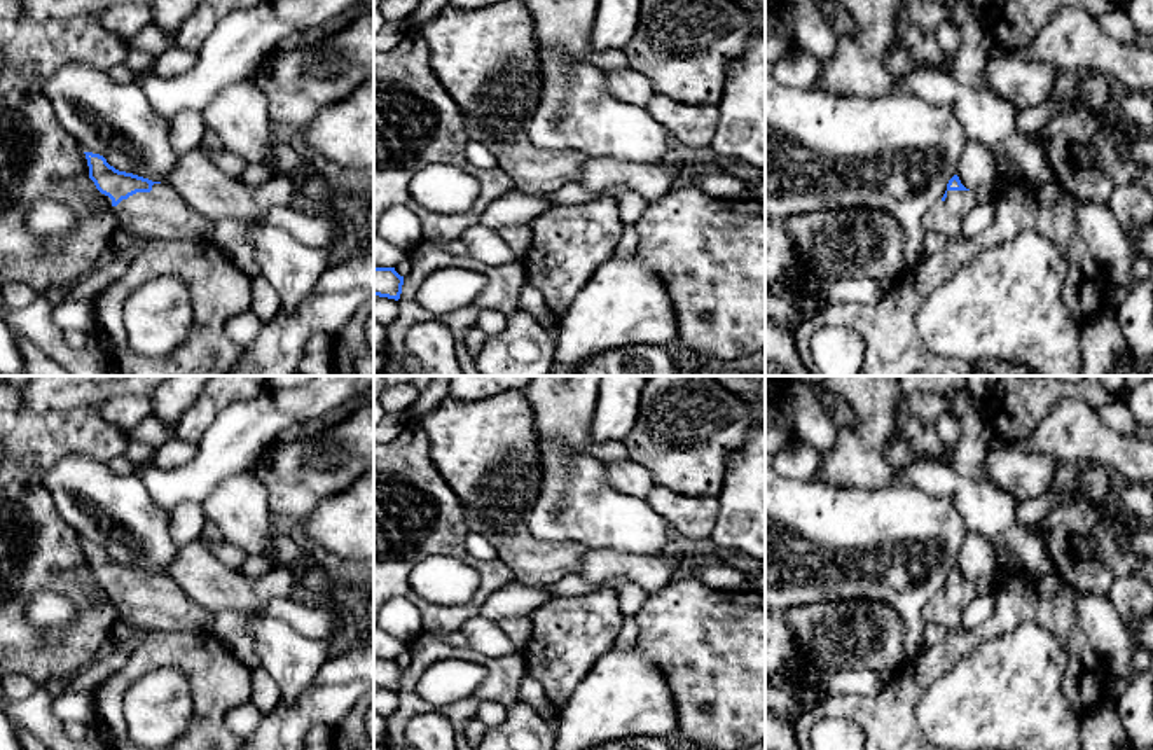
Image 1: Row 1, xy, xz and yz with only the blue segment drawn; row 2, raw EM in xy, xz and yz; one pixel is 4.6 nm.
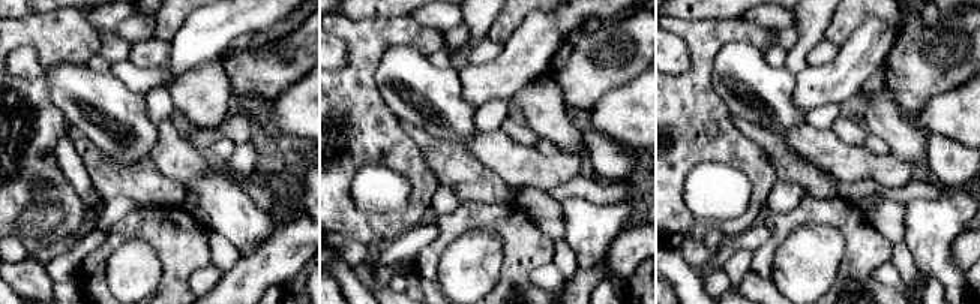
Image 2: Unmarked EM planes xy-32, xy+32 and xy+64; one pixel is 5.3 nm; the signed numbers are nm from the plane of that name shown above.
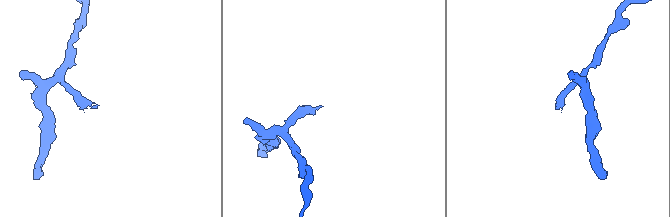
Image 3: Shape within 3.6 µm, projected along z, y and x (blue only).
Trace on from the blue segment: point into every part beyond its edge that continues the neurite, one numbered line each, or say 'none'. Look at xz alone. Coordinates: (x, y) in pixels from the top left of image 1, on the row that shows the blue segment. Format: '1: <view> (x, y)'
none

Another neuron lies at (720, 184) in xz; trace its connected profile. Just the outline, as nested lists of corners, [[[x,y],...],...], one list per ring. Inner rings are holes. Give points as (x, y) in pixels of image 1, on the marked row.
[[[725,170],[704,173],[697,177],[694,184],[708,196],[718,198],[718,199],[749,199],[751,198],[751,182],[746,182]]]

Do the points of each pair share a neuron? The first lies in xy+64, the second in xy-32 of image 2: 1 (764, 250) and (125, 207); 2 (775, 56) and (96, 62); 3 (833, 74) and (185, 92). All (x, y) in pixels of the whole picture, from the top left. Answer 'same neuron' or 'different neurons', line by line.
1: different neurons
2: same neuron
3: different neurons

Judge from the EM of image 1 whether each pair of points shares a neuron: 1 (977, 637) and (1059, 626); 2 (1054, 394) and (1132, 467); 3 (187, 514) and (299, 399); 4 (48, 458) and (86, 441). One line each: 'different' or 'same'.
1: same
2: different
3: different
4: same

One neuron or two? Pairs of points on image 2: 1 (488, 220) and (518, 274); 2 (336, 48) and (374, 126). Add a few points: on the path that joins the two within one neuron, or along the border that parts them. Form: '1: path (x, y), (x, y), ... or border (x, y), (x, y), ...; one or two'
1: path (503, 231), (517, 244), (517, 259); one
2: border (335, 35), (347, 51), (347, 63), (341, 69); two

